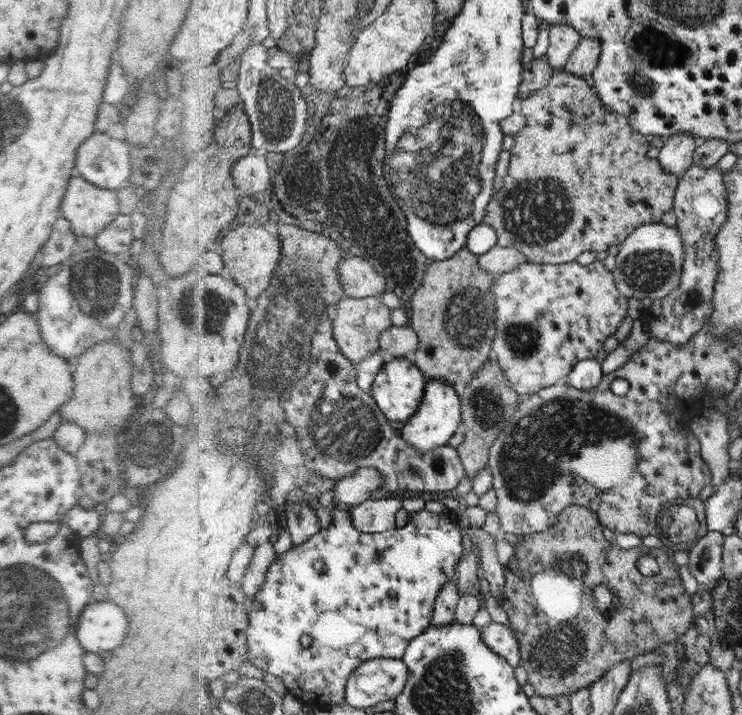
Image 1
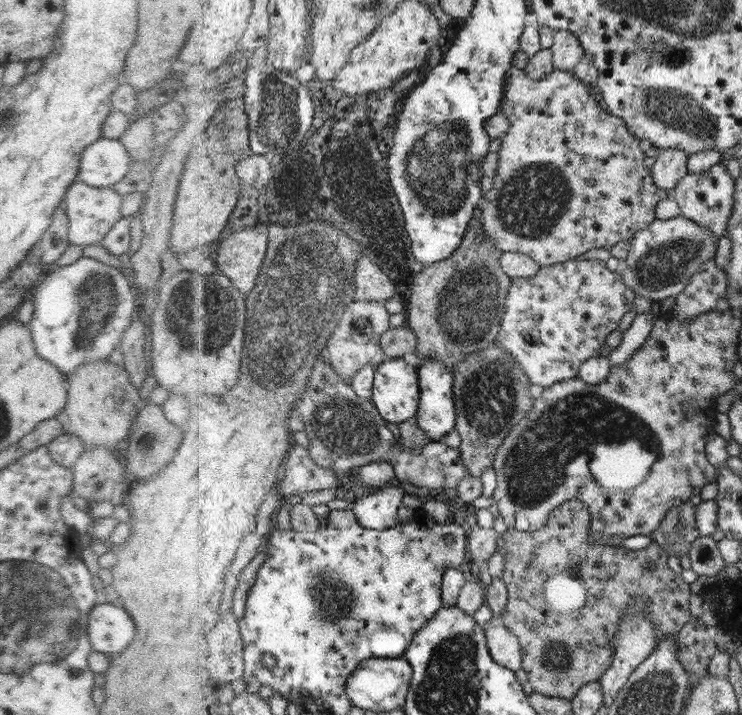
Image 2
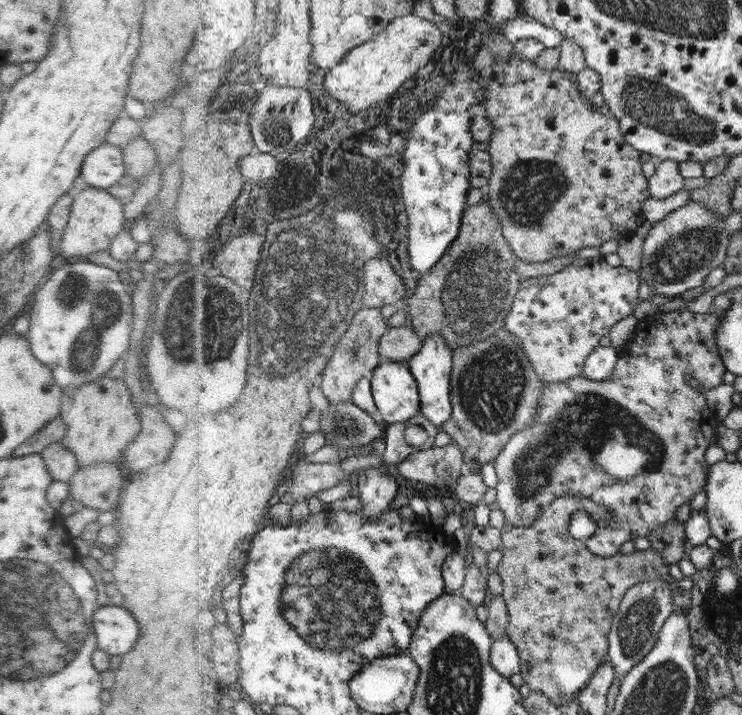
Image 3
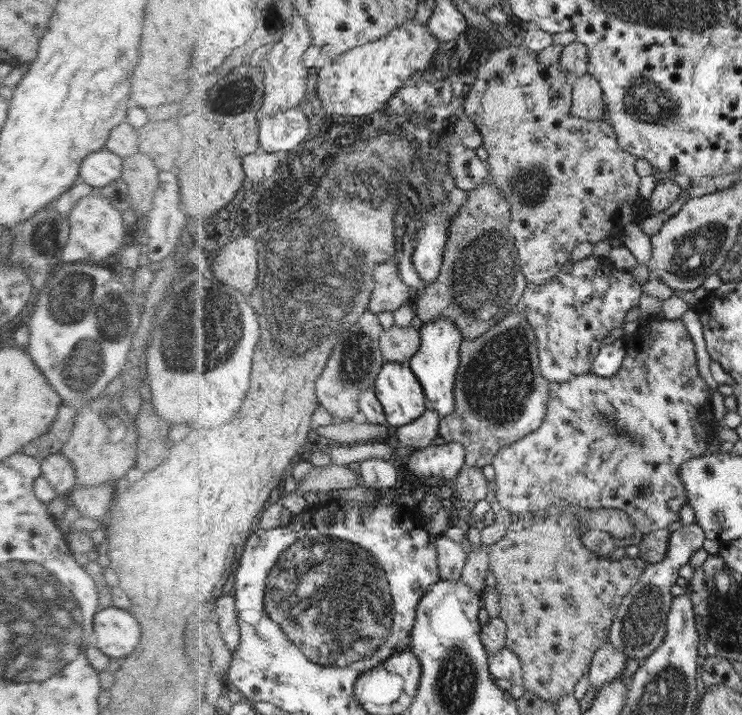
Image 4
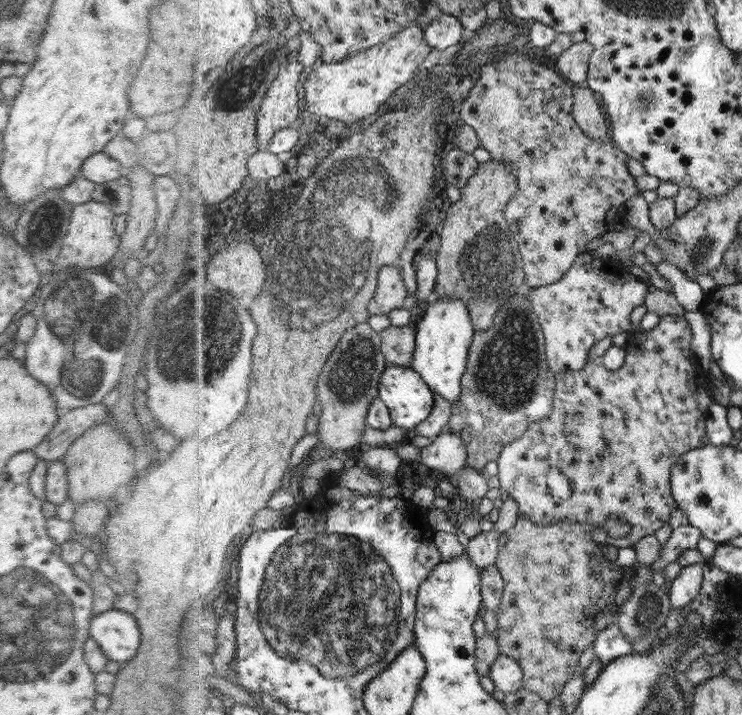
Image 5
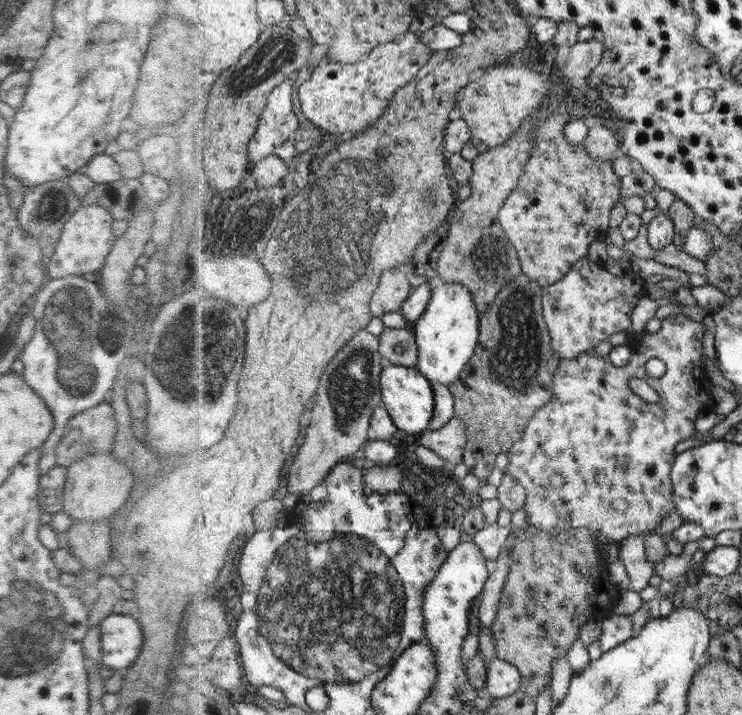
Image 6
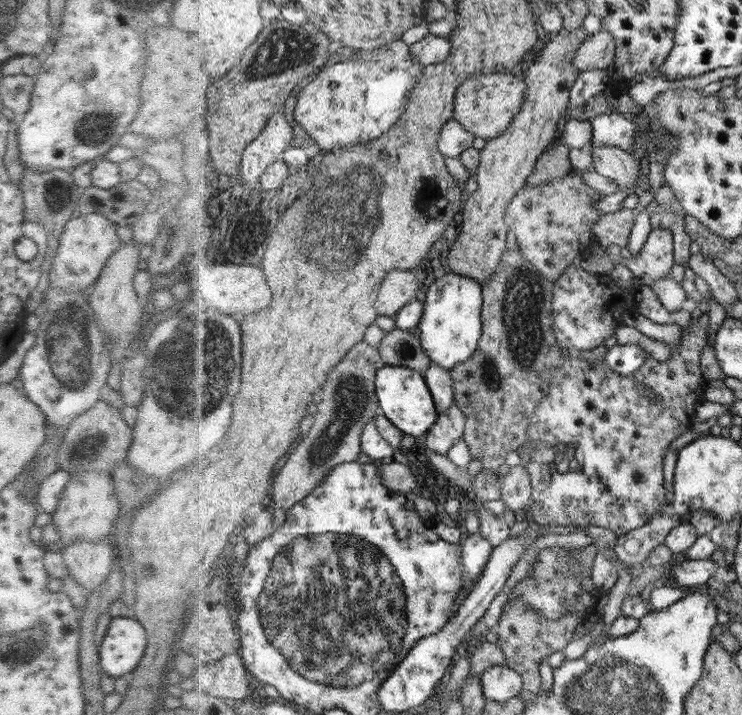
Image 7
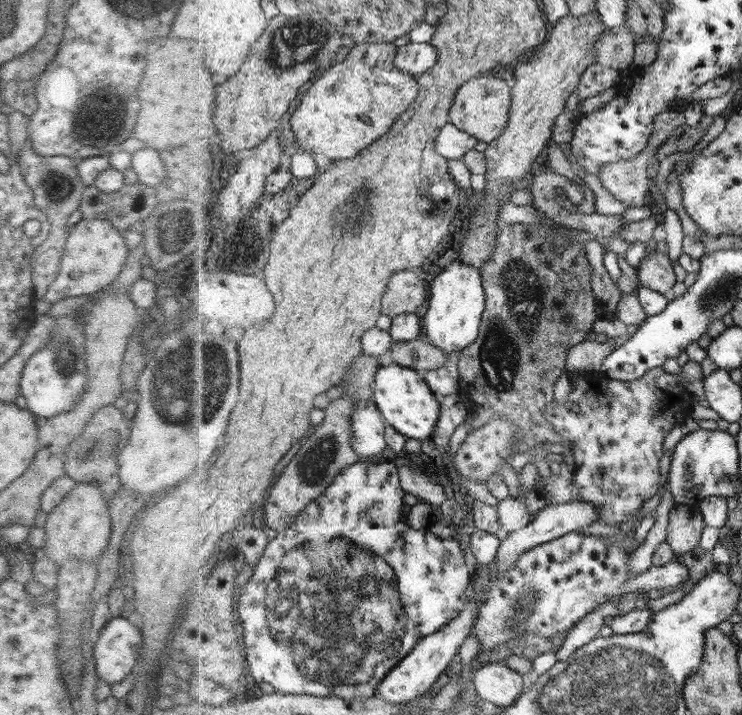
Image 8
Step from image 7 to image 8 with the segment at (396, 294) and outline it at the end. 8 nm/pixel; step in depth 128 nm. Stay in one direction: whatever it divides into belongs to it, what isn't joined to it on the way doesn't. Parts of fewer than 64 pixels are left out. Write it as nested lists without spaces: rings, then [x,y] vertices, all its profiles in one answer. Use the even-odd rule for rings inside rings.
[[[408,269],[395,273],[391,278],[385,301],[383,302],[384,313],[393,319],[404,314],[424,313],[424,304],[428,300],[428,284],[420,278],[417,270]]]

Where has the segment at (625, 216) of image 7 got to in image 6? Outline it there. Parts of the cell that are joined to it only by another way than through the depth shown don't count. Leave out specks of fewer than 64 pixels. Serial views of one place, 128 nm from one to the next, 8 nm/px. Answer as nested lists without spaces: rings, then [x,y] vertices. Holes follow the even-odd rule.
[[[641,223],[640,232],[634,240],[628,240],[625,242],[624,249],[628,255],[638,256],[638,258],[646,258],[660,262],[662,265],[675,266],[685,270],[686,274],[701,274],[702,276],[709,275],[707,264],[696,258],[690,256],[687,252],[678,250],[674,244],[666,246],[662,250],[654,250],[648,245],[647,240],[647,225]]]

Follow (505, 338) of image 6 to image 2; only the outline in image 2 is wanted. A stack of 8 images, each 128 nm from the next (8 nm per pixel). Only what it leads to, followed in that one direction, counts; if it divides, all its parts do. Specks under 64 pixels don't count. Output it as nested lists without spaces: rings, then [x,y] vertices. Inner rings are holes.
[[[497,342],[478,353],[469,354],[460,365],[453,371],[454,399],[456,402],[457,420],[456,429],[461,436],[459,451],[463,459],[467,473],[479,477],[483,470],[493,464],[497,456],[497,449],[500,448],[506,435],[533,409],[534,401],[528,375],[522,370],[517,359],[505,351]]]

